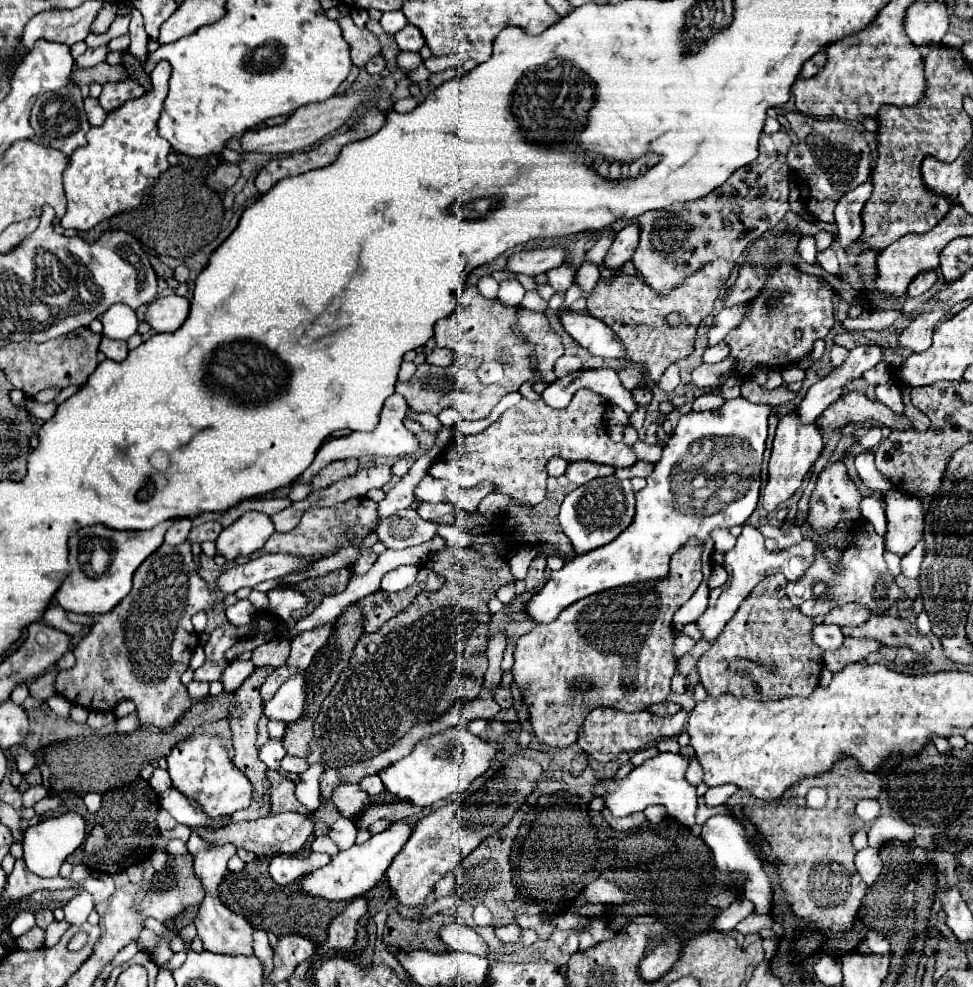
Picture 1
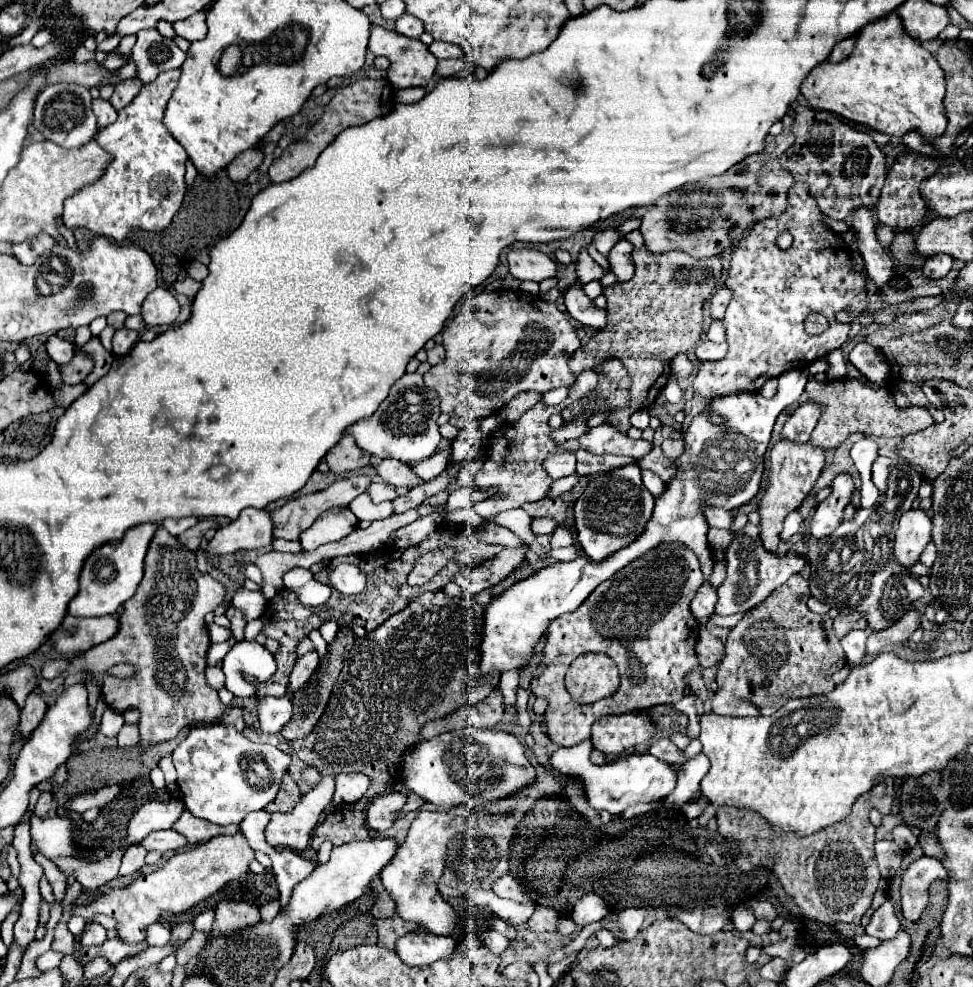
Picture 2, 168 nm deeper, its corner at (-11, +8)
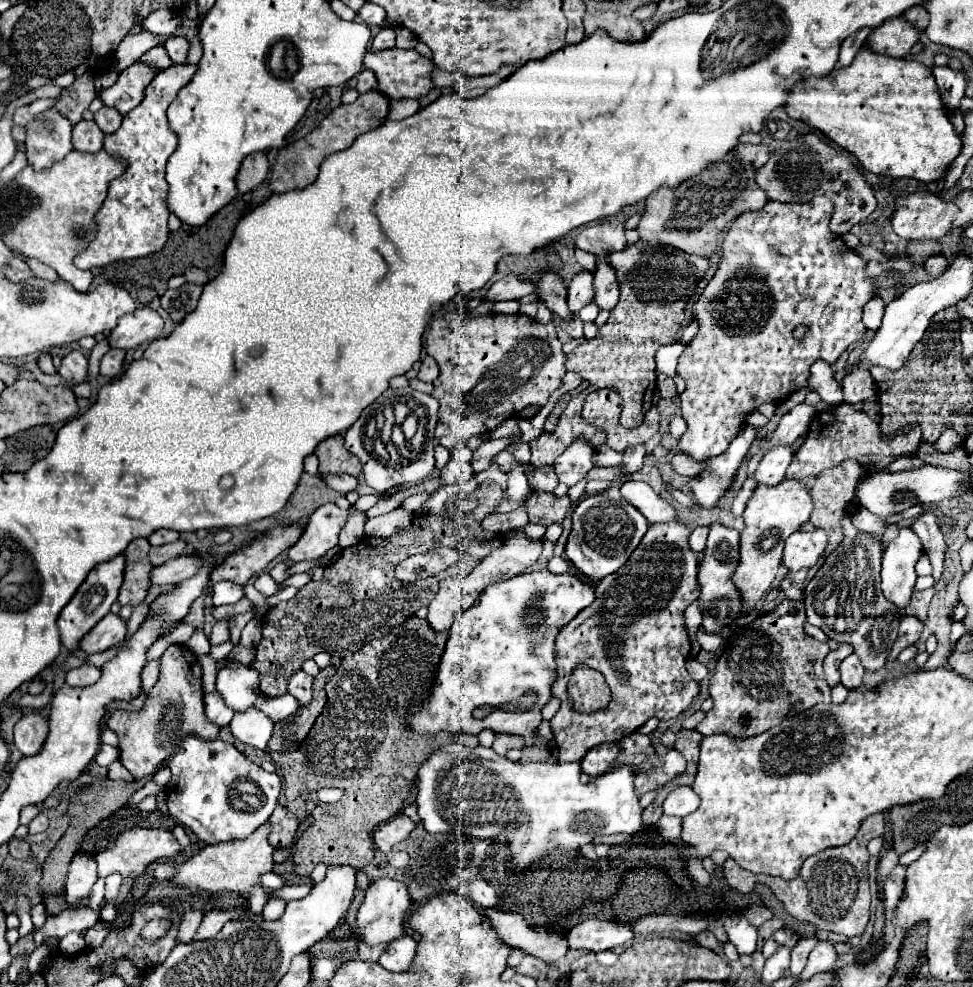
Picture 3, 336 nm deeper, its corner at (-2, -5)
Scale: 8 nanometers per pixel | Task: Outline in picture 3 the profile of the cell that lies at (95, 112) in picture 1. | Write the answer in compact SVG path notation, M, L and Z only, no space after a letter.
M81 120L73 126L73 150L79 152L99 152L103 148L105 134L97 128L95 122Z

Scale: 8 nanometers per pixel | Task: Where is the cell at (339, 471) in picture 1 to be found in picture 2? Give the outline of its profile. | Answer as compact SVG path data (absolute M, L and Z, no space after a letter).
M344 435L328 453L326 453L326 463L330 471L334 473L346 473L346 471L356 471L360 467L366 467L370 463L370 453L362 451L350 435Z

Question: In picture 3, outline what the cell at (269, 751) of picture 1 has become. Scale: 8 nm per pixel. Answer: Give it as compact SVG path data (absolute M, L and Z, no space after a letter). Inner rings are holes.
M187 736L177 754L171 758L169 768L173 772L171 782L167 784L167 806L169 814L177 818L183 826L193 830L193 834L203 842L203 844L221 844L227 840L239 840L247 838L253 834L261 824L269 820L277 806L279 790L281 790L281 778L273 772L265 772L261 766L251 762L247 756L243 756L233 744L227 744L223 740L203 740L197 736ZM241 782L251 782L255 784L257 792L255 794L241 794Z

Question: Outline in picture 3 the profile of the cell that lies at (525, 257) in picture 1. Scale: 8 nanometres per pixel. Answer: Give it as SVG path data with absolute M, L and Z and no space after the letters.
M513 274L501 278L499 282L491 284L491 288L485 294L487 302L499 302L499 300L517 300L521 296L533 294L535 286L531 282L525 282Z

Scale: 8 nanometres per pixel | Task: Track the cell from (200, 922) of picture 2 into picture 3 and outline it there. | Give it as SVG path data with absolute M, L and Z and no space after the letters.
M233 908L233 910L211 910L203 916L193 940L207 940L207 938L213 938L225 922L229 920L237 920L237 918L243 918L247 916L247 908Z

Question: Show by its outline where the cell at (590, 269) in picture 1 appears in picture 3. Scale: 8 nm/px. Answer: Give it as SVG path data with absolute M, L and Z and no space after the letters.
M599 220L595 224L589 224L583 230L579 230L575 244L581 250L595 254L597 258L603 258L603 256L607 256L609 252L615 252L615 250L623 250L627 246L625 222Z

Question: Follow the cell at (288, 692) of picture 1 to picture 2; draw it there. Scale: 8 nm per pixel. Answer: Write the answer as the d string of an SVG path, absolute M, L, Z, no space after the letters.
M288 695L258 699L258 717L264 733L280 731L292 717L292 699Z

